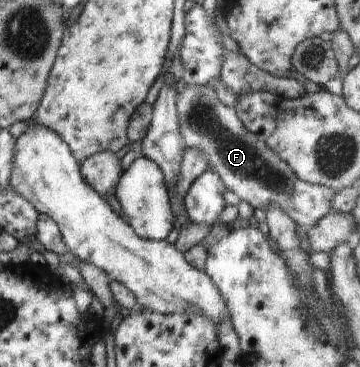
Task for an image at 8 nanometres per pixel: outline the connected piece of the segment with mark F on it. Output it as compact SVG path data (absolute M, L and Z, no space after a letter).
M182 84L176 108L185 149L204 153L209 170L217 172L226 189L254 209L267 213L268 208L276 206L306 231L332 210L331 202L337 191L301 181L287 163L241 123L235 107L219 100L211 84Z

